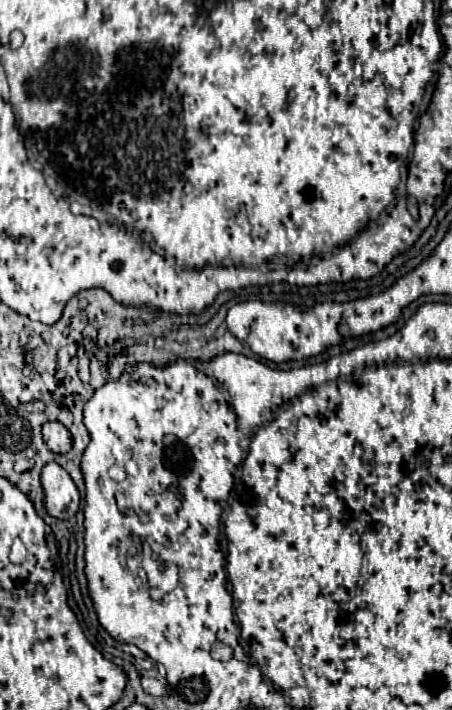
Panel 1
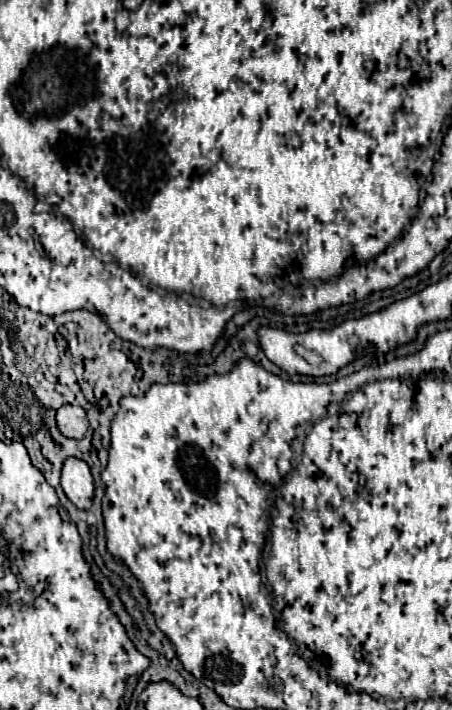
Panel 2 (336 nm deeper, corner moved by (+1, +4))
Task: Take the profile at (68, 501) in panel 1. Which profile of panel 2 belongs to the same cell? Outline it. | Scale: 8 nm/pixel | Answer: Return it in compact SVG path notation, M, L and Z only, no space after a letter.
M69 457L63 463L61 469L61 487L67 495L67 499L77 509L89 509L91 497L93 497L93 477L89 471L89 465L81 459Z

